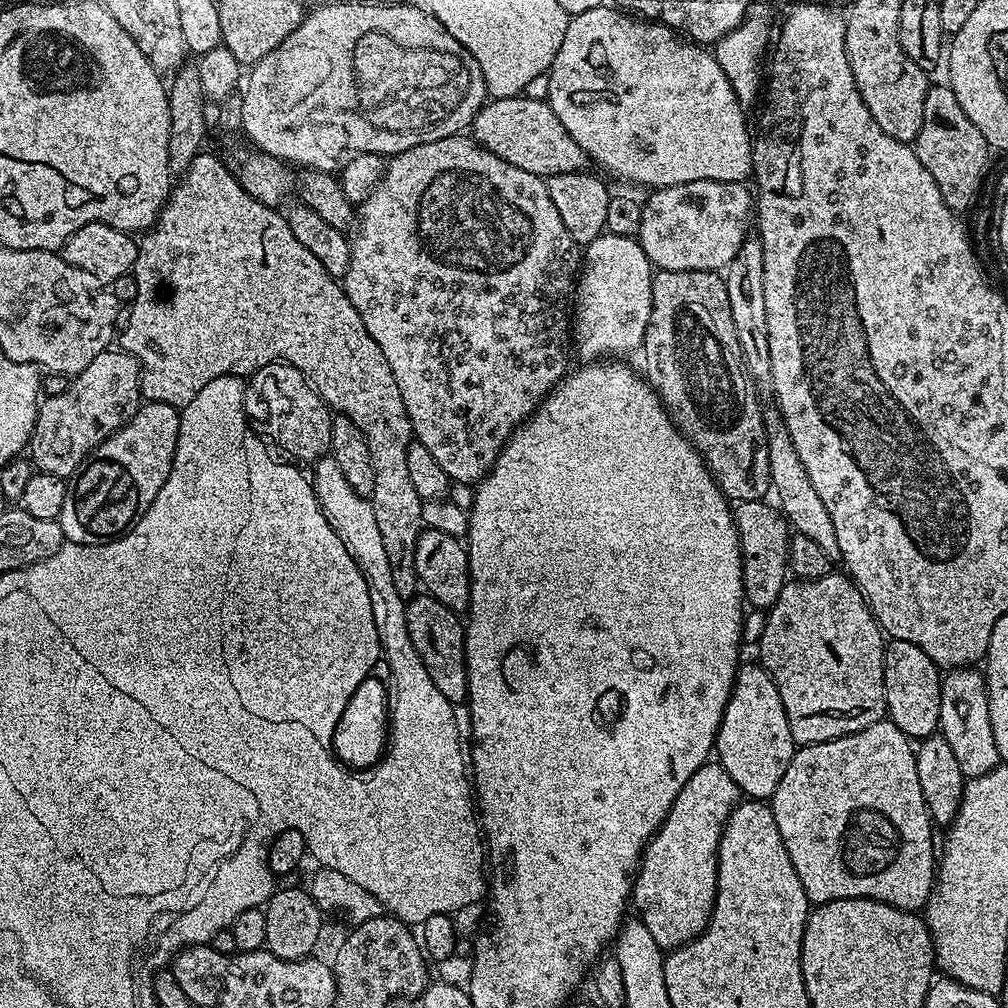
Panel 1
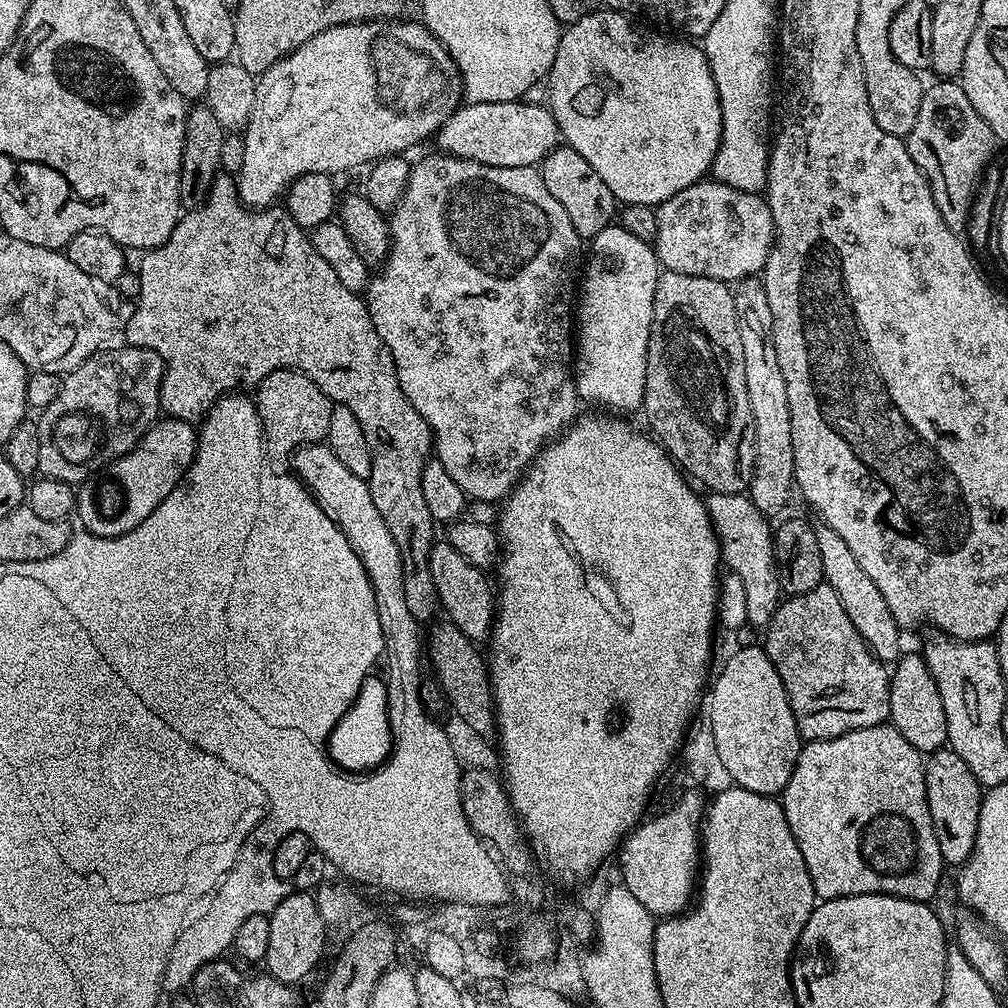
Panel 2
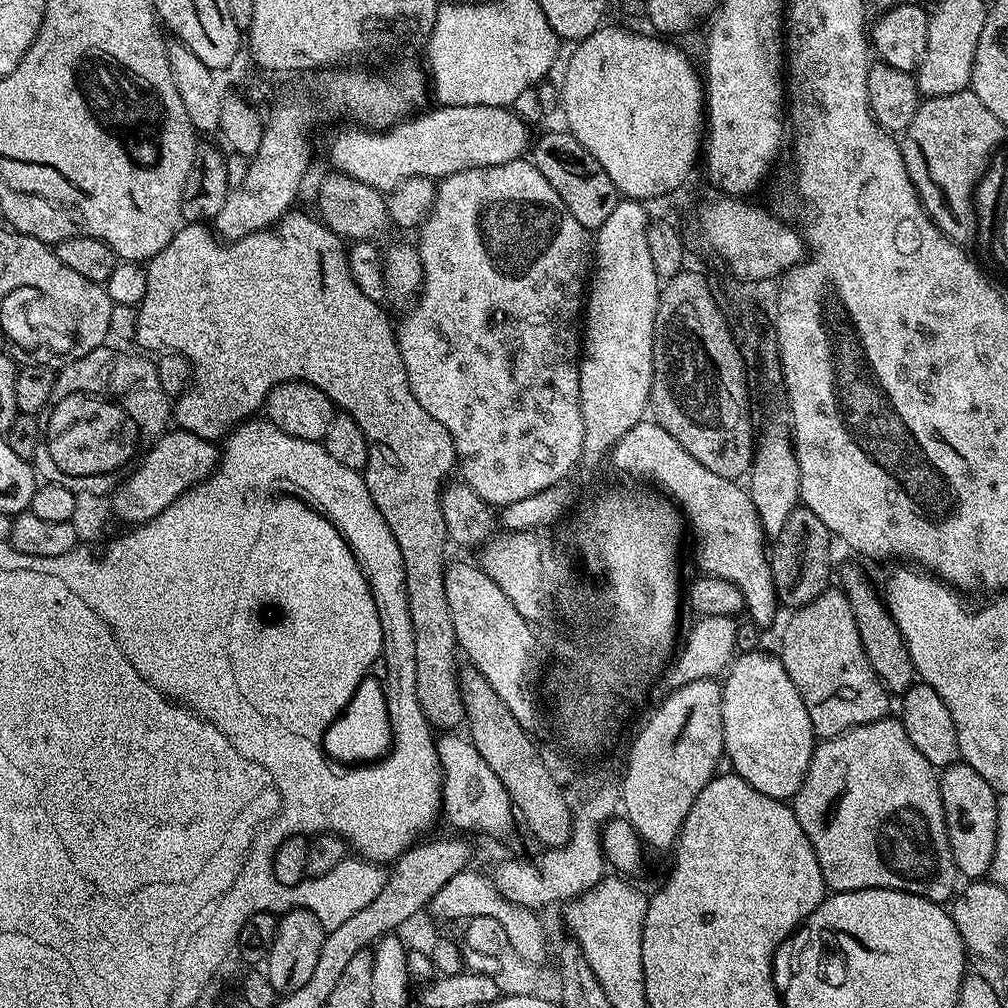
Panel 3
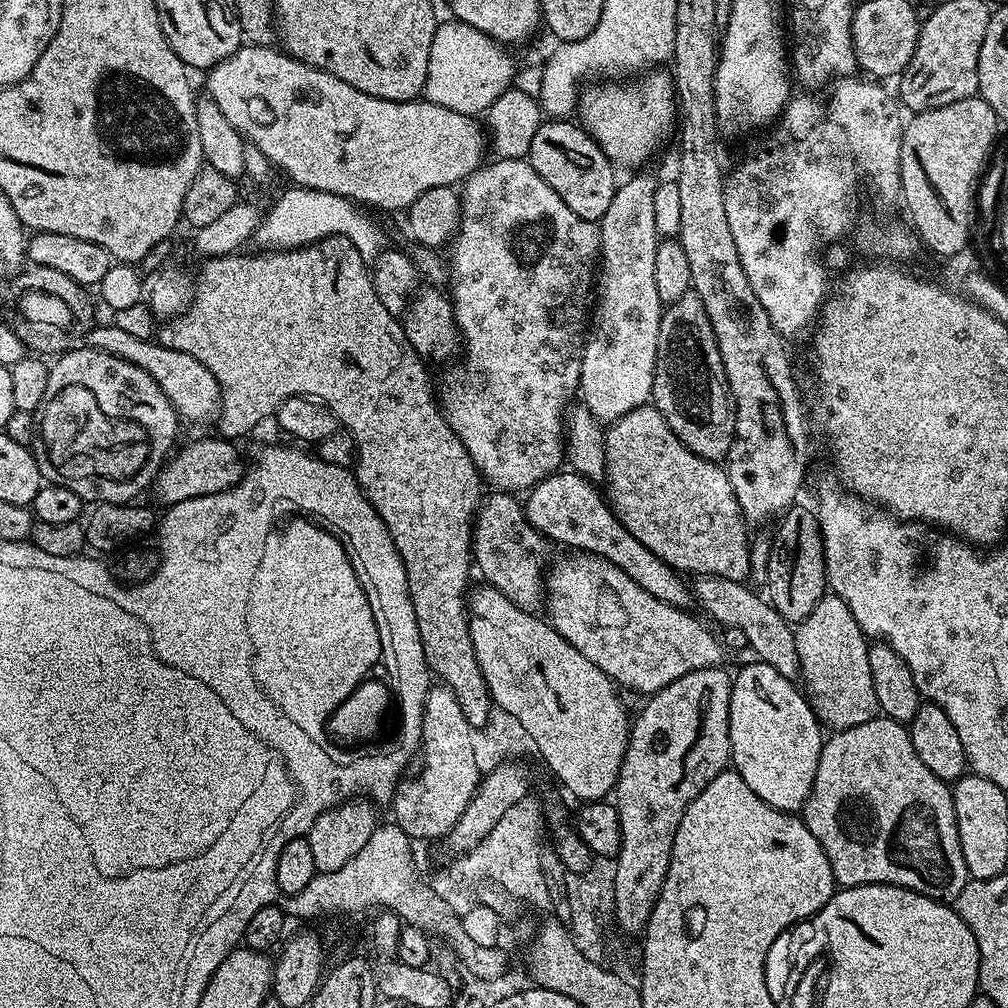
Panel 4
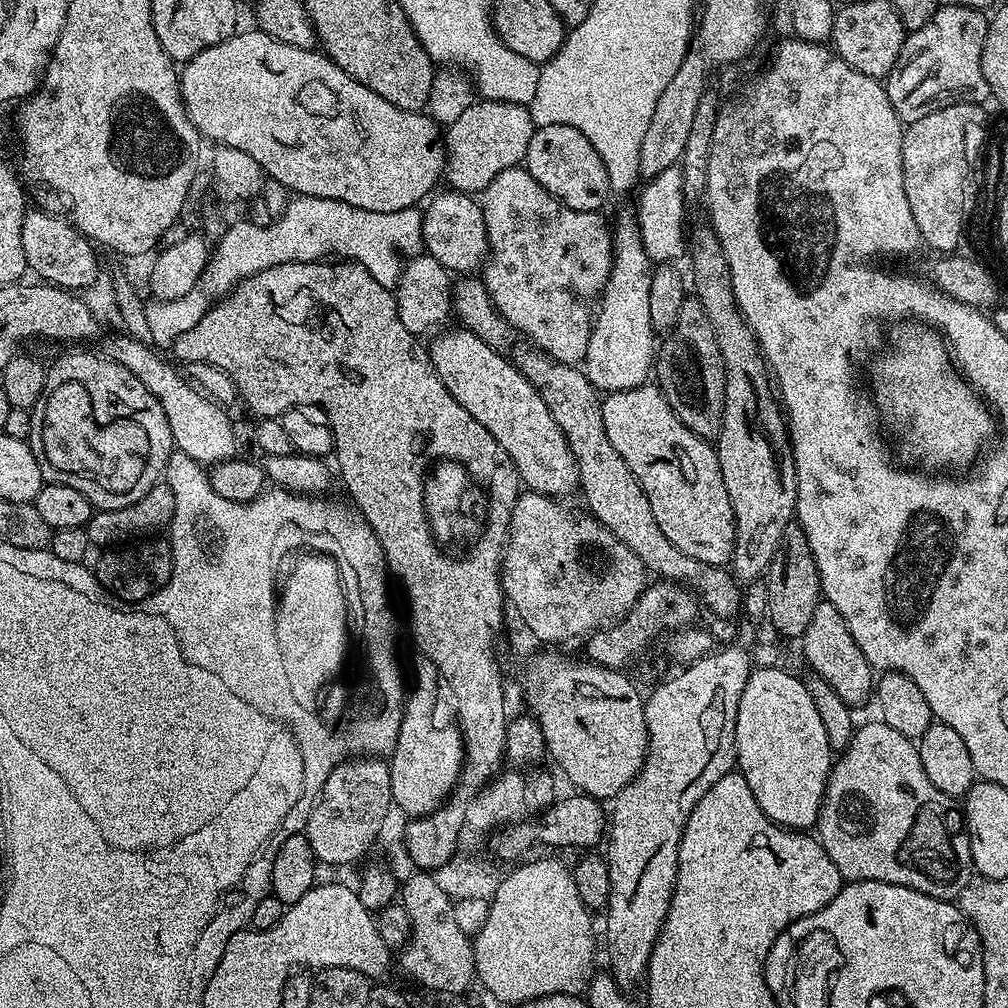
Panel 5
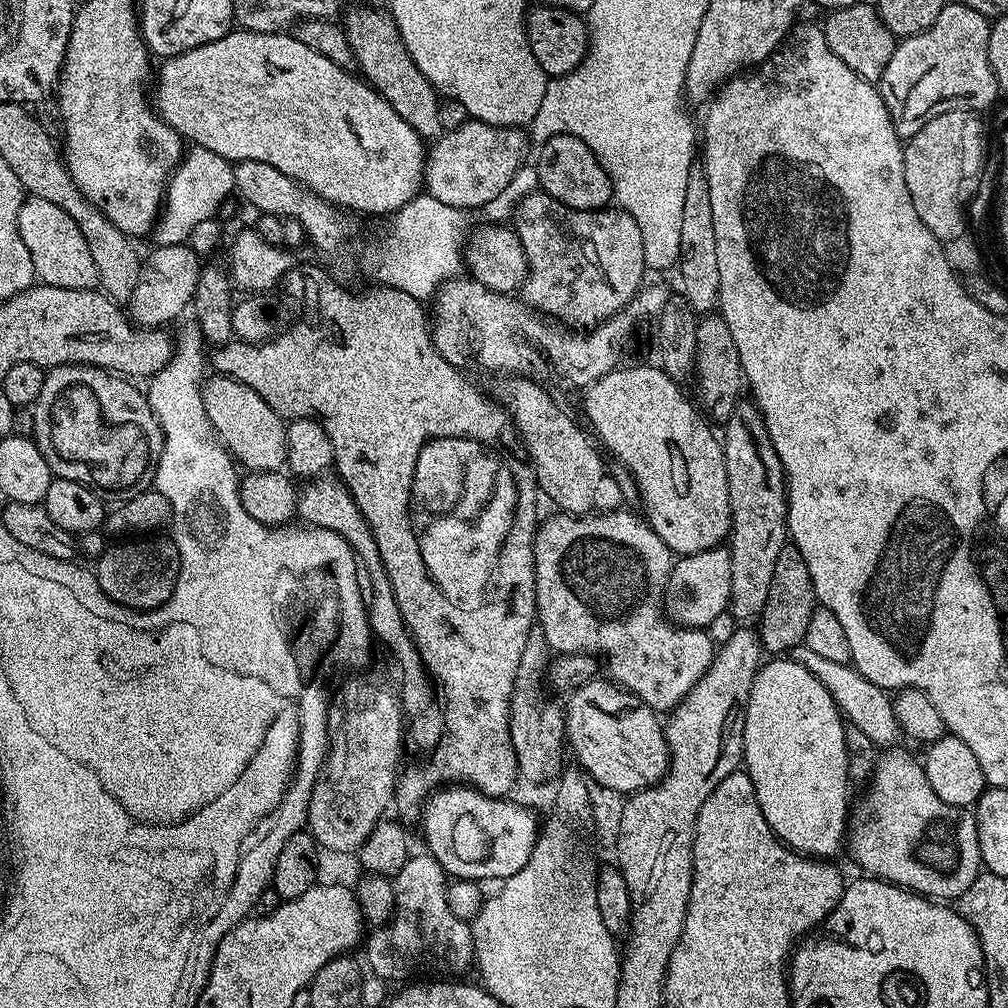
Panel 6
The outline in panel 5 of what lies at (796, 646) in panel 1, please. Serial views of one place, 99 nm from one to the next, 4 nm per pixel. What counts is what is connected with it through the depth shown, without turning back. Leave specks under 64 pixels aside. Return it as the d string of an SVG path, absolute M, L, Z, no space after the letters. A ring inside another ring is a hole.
M821 602L814 610L814 618L810 618L810 626L806 626L802 637L804 656L815 675L821 676L836 691L838 698L850 706L857 706L874 692L874 669L866 662L862 650L858 650L858 642L854 642L854 634L850 634L850 626L846 626L846 618L834 610L834 606Z

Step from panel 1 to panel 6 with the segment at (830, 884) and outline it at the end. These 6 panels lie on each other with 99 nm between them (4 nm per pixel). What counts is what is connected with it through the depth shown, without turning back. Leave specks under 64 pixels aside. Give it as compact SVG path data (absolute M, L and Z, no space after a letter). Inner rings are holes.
M884 750L879 753L876 761L876 768L872 771L872 778L867 785L868 788L868 806L860 804L851 809L850 827L846 832L846 848L852 851L852 856L856 859L856 864L861 868L861 873L878 880L887 880L889 884L899 884L902 888L907 888L921 896L929 897L937 902L956 902L960 895L966 891L969 886L975 882L982 874L982 865L980 863L980 847L978 846L978 830L976 829L975 815L965 814L961 809L950 806L930 790L930 782L926 782L923 763L919 759L912 760L908 752L892 752L896 750Z

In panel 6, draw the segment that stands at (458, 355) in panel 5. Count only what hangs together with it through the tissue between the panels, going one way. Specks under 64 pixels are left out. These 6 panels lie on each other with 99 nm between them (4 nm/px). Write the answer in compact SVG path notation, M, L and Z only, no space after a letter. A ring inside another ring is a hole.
M512 378L508 385L504 388L504 400L502 399L503 407L506 409L509 416L512 417L512 423L516 425L516 431L520 434L520 439L524 445L525 453L531 463L532 469L536 472L536 482L540 492L545 492L546 494L550 494L550 498L554 498L554 502L556 503L557 509L561 513L571 514L573 516L583 516L585 514L607 514L609 512L615 512L617 509L621 507L622 497L620 494L620 487L618 486L613 473L610 471L607 472L604 469L604 462L600 458L599 452L596 450L597 445L594 443L593 437L589 435L587 431L583 432L582 429L579 428L578 425L575 424L574 421L571 420L570 417L567 416L566 413L563 412L562 409L559 408L558 405L552 401L552 396L547 392L546 389L543 388L540 384L535 384L535 379L532 378Z

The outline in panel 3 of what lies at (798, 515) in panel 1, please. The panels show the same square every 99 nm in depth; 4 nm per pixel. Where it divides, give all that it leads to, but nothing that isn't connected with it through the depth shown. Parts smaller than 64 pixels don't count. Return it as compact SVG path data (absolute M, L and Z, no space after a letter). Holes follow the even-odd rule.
M852 566L846 567L840 574L838 574L838 580L840 576L839 585L844 596L850 602L851 612L854 614L855 625L858 626L859 638L862 639L863 649L866 650L867 661L870 662L871 669L883 682L885 688L893 695L901 695L910 689L915 681L915 668L913 666L913 660L909 656L909 651L906 650L904 639L901 638L901 632L898 630L896 623L892 616L888 612L887 605L884 603L881 595L876 592L873 586L865 580L863 574Z

